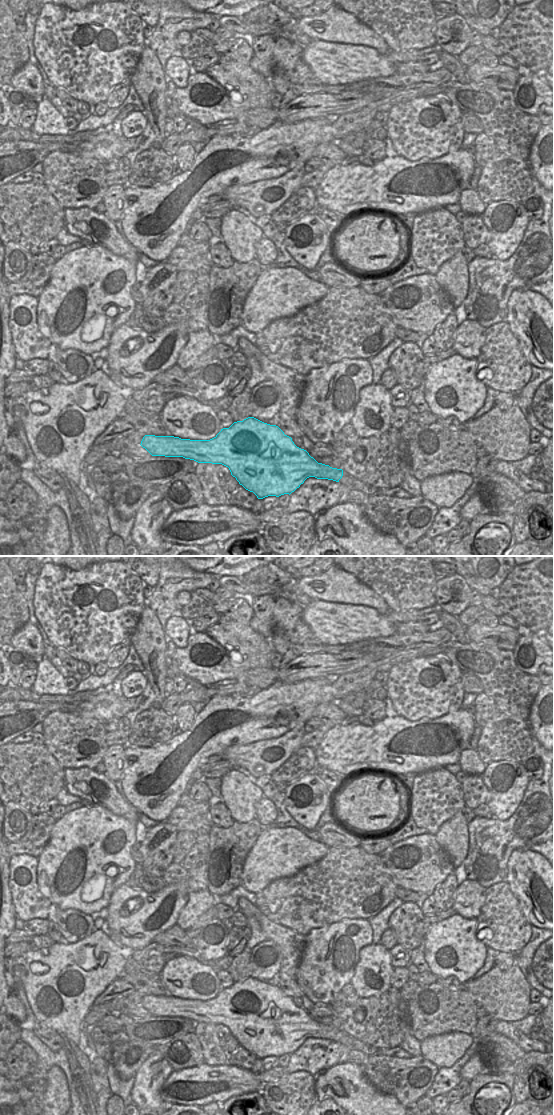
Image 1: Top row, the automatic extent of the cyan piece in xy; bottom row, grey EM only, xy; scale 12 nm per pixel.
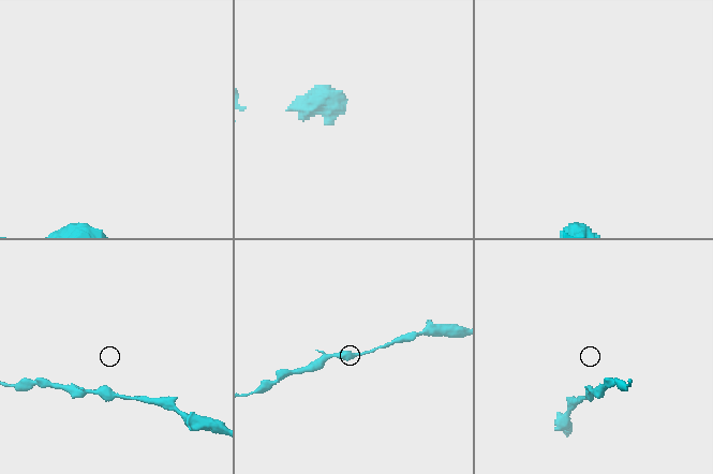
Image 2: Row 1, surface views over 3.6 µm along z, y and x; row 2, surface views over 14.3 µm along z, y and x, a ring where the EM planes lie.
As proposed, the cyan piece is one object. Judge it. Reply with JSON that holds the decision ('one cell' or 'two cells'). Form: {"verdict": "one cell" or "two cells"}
{"verdict": "one cell"}

